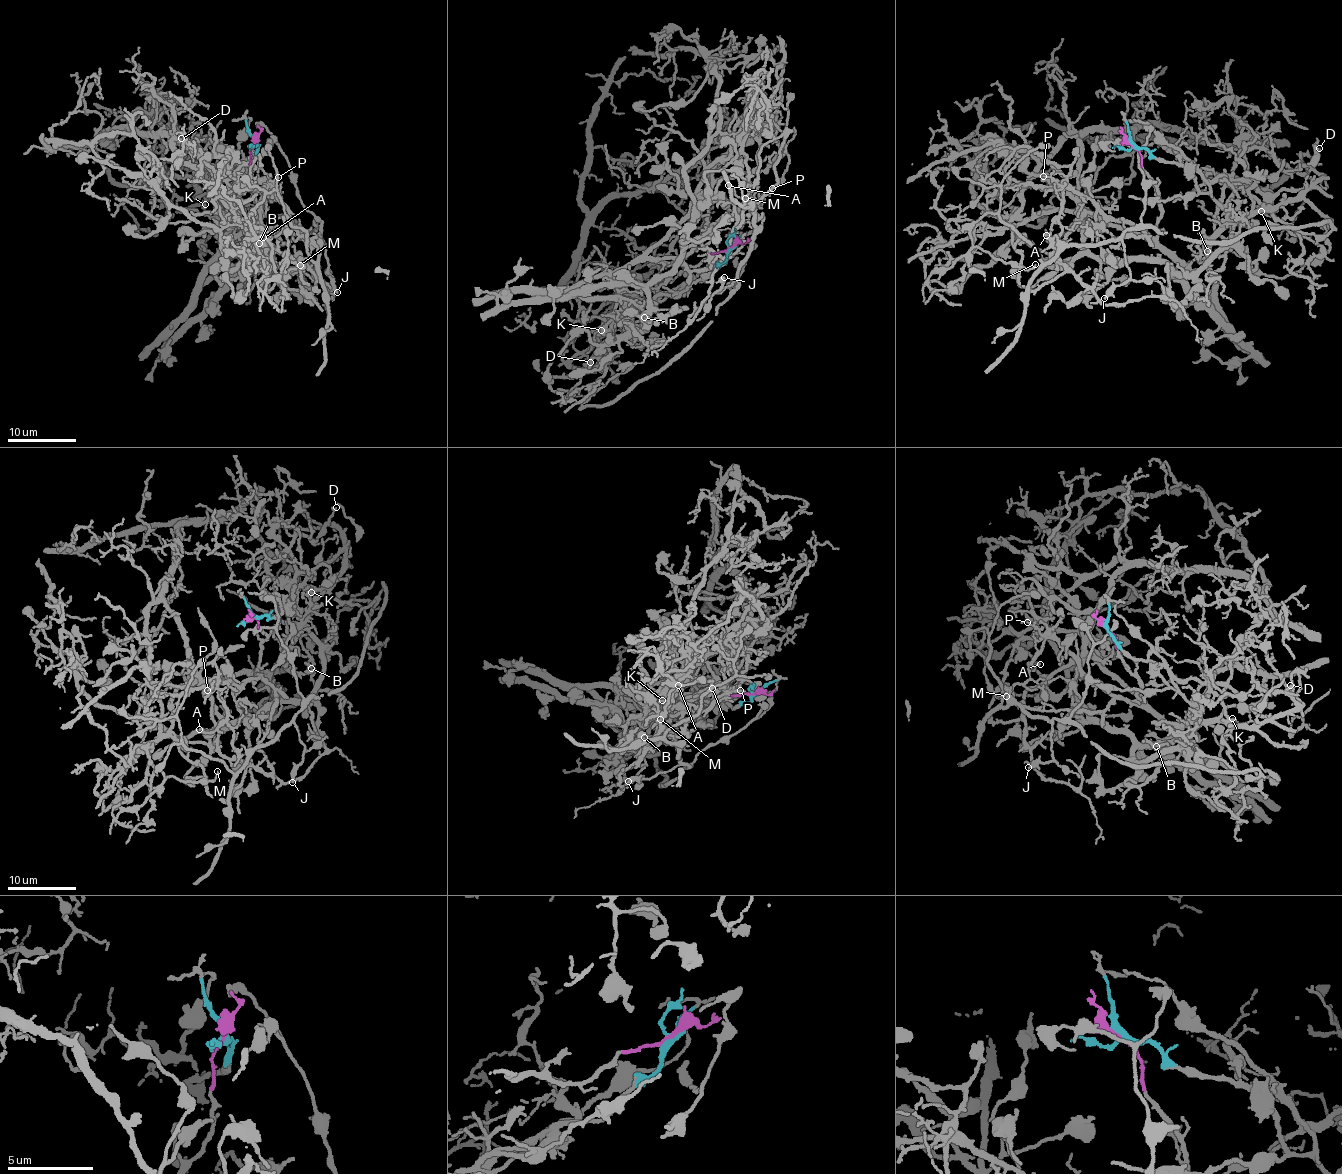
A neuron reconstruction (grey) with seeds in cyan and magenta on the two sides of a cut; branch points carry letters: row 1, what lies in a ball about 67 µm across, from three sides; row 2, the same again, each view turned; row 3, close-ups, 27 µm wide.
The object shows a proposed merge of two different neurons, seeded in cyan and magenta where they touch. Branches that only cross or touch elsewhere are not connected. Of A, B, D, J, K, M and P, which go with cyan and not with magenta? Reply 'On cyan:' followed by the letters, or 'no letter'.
On cyan: B, D, K

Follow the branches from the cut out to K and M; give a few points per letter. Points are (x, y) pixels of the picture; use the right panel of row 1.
K: (1132, 145), (1170, 162), (1190, 166), (1206, 179), (1220, 175), (1276, 209), (1267, 215), (1261, 212)
M: (1132, 145), (1156, 184), (1155, 244), (1100, 217), (1046, 211), (1010, 227), (1019, 265), (1027, 271), (1035, 264)

